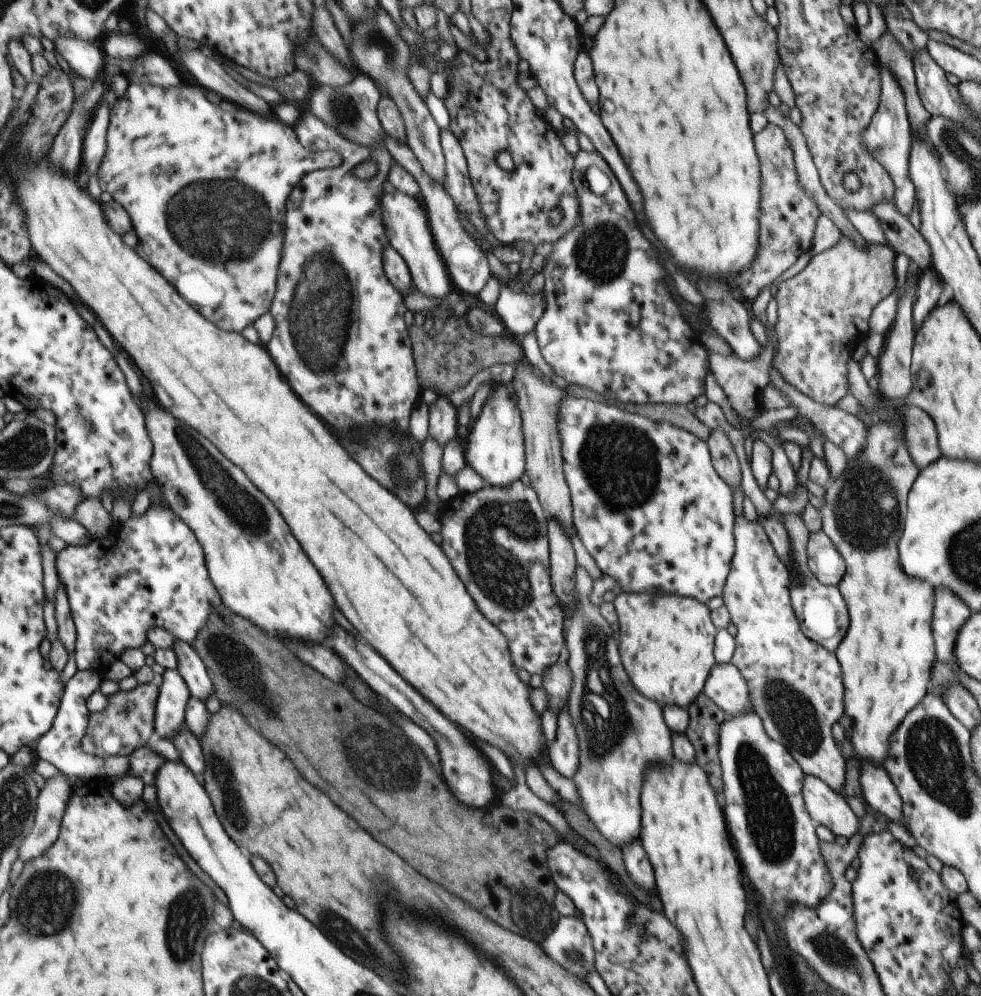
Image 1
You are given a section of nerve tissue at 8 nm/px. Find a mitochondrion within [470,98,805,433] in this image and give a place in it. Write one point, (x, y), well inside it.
(601, 251)

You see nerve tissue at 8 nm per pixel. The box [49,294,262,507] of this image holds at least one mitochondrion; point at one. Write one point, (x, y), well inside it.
(81, 414)

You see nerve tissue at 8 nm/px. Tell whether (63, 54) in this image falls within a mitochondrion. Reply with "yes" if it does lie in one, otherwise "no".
no

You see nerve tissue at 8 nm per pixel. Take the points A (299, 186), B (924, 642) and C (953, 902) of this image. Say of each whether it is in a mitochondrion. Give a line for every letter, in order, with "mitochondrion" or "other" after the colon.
A: other
B: other
C: other

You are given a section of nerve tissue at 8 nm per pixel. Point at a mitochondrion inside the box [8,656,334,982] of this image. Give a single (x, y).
(46, 905)

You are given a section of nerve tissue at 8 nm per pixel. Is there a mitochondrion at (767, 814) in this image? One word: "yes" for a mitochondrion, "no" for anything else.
yes

